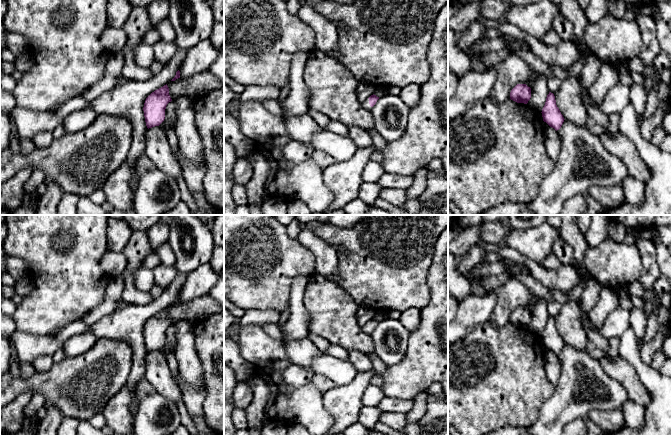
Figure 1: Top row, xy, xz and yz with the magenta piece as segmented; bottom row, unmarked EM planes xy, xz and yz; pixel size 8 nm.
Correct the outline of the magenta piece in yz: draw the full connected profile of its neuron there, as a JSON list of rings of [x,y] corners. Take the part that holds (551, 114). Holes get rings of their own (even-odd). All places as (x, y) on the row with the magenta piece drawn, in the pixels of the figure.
[[[549,92],[546,98],[545,105],[542,109],[543,121],[556,131],[559,130],[564,122],[564,117],[556,105],[555,96]]]

